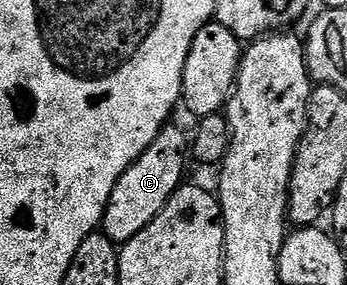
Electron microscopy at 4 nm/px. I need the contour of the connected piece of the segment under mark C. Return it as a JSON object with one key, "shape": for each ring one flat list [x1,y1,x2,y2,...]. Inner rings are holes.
{"shape":[[167,123,128,171,120,175,116,187,112,187,112,195,108,207,102,216,101,232,105,233,106,238,115,243,125,243,130,241,172,199,172,195,178,190,178,186,183,184,186,173,186,157,188,161,188,133,175,123]]}

